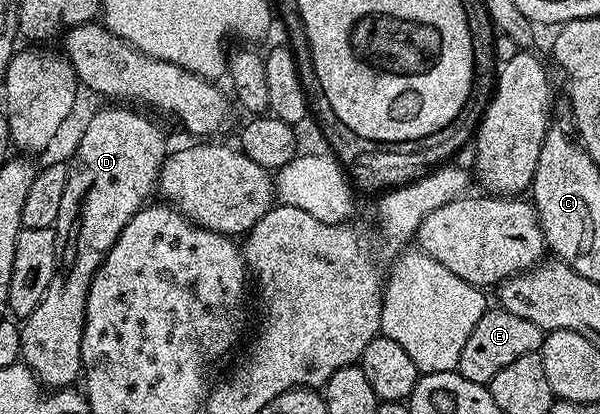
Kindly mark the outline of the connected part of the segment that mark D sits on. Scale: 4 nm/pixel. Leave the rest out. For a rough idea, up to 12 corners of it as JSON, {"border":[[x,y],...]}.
{"border":[[138,110],[83,127],[57,209],[59,261],[22,320],[47,389],[83,370],[93,277],[156,190],[169,146]]}

